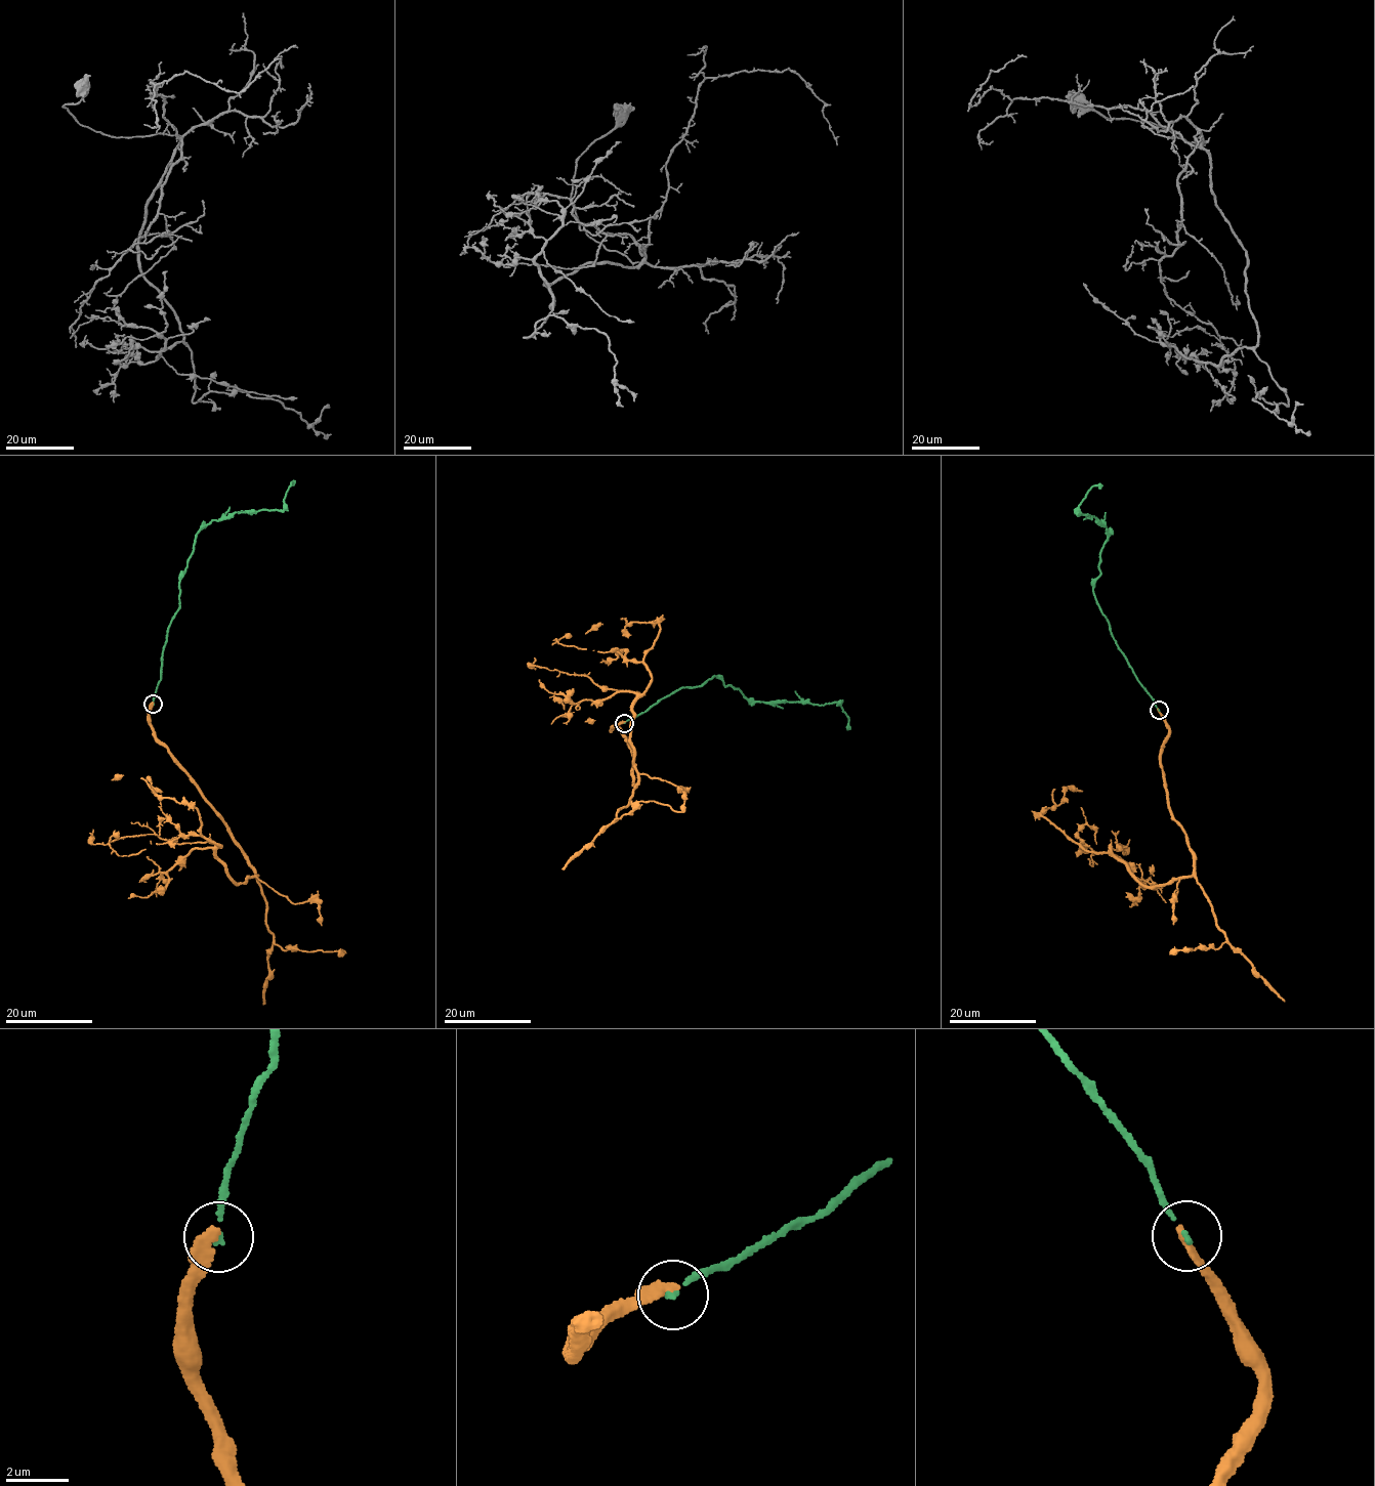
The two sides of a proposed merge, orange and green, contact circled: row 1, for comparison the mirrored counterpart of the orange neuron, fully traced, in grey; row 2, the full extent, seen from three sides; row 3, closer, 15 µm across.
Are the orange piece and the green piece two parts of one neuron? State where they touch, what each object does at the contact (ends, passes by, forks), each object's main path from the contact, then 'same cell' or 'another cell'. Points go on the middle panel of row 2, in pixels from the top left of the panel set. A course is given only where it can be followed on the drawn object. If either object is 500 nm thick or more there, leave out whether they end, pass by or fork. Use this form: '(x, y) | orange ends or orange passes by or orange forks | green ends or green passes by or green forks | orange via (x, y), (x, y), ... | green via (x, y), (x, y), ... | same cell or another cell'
(624, 723) | orange ends | green ends | orange via (624, 722), (610, 730), (627, 742), (635, 786), (634, 701), (659, 627), (621, 619), (585, 633) | green via (624, 722), (680, 688), (703, 684), (714, 676), (726, 686), (741, 690), (749, 701), (840, 704), (850, 729) | another cell

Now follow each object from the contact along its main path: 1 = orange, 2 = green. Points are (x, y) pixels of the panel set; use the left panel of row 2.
1: (153, 704), (154, 736), (257, 876), (234, 883), (189, 804), (159, 798), (141, 778), (112, 780)
2: (153, 704), (162, 651), (179, 606), (179, 576), (188, 565), (196, 534), (236, 512), (282, 509), (295, 480)

